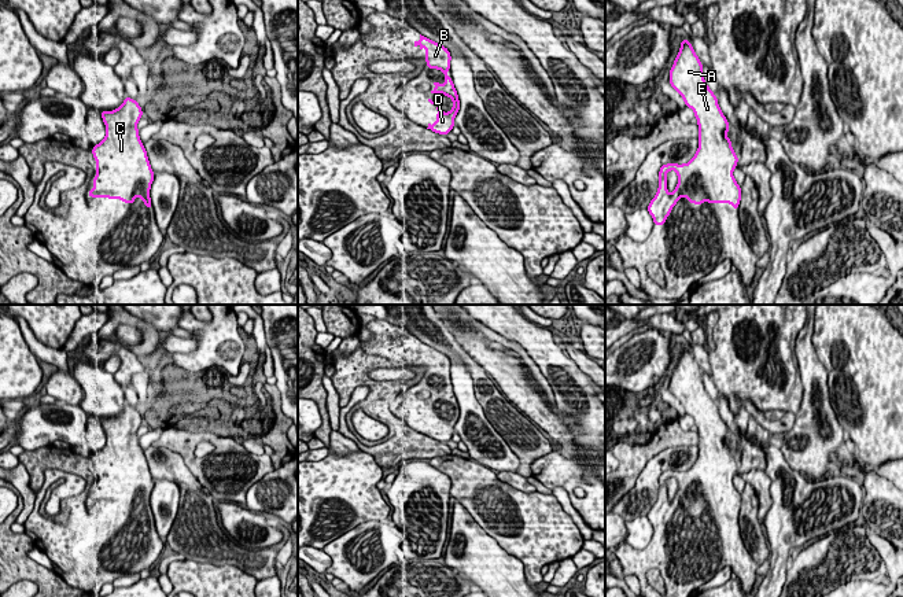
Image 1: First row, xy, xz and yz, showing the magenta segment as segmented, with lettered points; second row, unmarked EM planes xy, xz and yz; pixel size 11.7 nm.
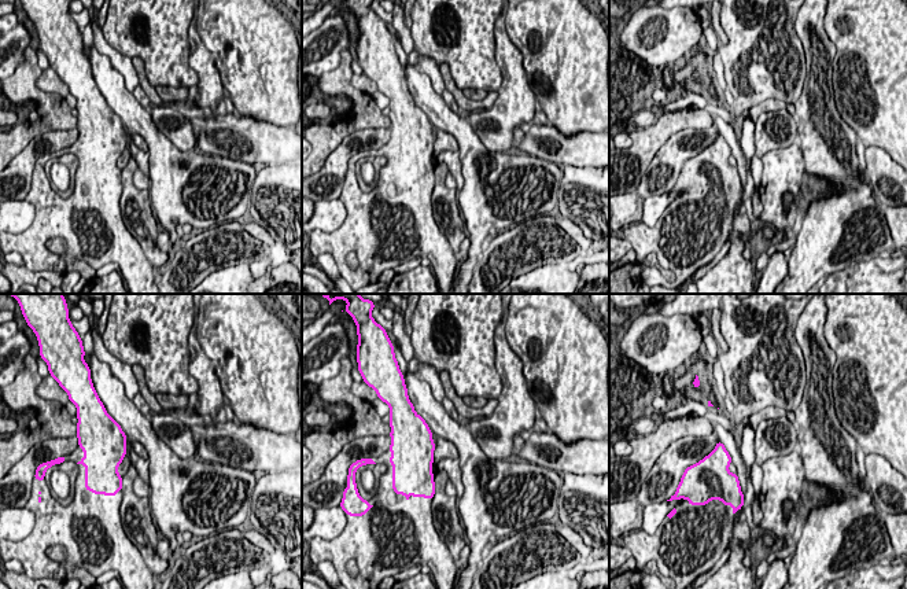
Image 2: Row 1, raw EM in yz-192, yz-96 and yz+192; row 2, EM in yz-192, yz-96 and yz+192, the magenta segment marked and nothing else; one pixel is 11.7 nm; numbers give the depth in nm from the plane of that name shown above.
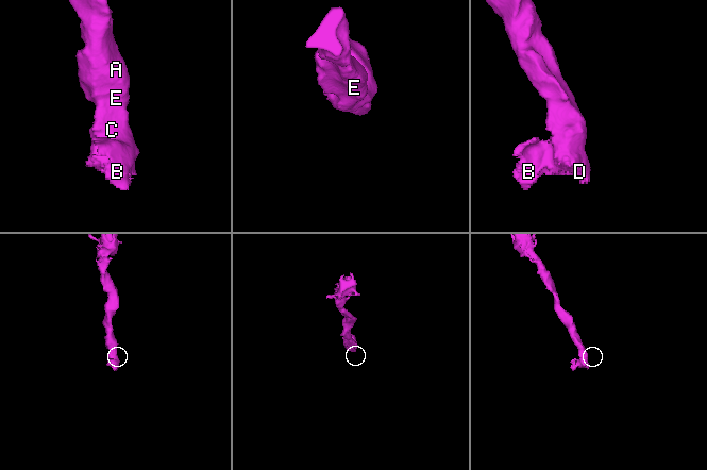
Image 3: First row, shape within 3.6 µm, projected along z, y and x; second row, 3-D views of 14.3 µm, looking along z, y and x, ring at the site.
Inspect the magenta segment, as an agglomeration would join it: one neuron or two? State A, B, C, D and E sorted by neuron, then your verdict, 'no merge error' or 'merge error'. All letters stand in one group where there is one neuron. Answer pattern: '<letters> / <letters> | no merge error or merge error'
A B C D E | no merge error

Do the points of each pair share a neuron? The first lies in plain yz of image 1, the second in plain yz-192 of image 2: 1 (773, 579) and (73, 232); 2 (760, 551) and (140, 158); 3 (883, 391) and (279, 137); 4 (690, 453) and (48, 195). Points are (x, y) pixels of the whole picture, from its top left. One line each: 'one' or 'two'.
1: two
2: two
3: two
4: two

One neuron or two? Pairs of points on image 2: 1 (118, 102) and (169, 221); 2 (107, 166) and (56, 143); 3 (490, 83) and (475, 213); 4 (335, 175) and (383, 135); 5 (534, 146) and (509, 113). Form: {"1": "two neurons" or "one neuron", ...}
{"1": "one neuron", "2": "two neurons", "3": "two neurons", "4": "one neuron", "5": "two neurons"}

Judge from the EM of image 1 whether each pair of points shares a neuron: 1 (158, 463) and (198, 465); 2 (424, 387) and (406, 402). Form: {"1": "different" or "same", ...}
{"1": "different", "2": "same"}

